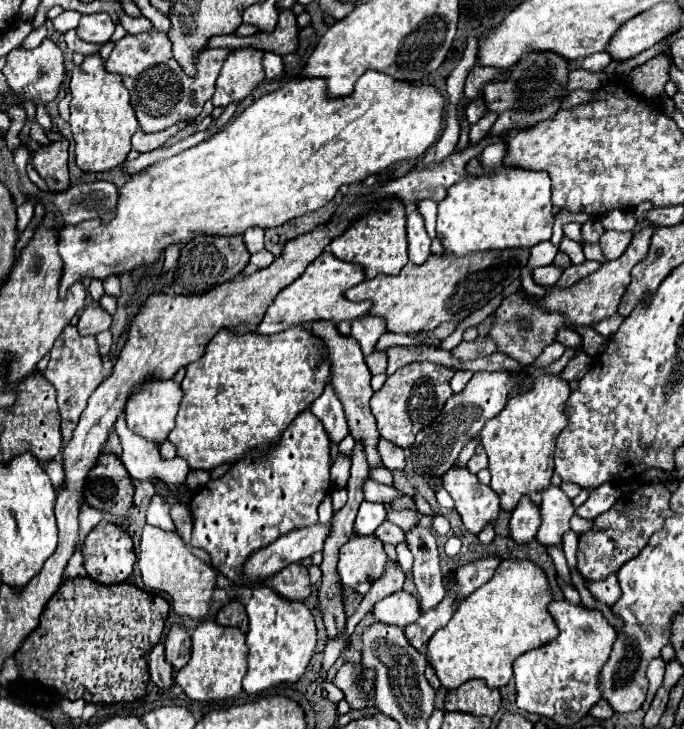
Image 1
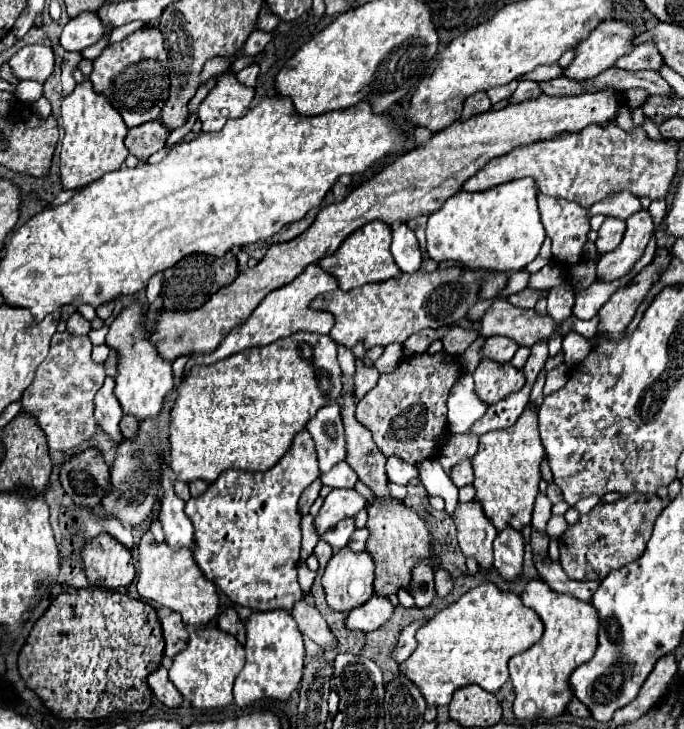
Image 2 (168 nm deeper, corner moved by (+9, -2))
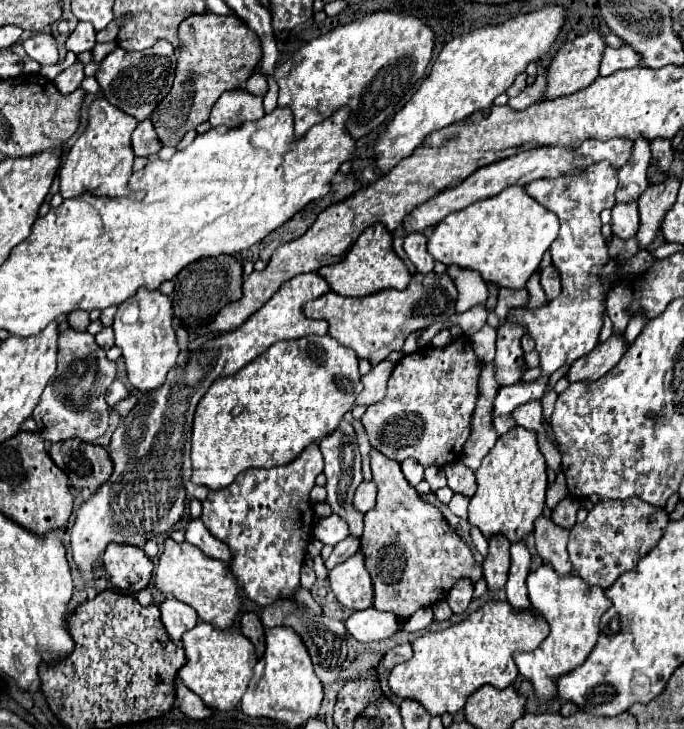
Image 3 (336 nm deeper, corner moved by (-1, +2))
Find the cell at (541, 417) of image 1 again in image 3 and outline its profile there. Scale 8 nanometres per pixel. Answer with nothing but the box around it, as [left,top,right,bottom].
[469,426,547,544]

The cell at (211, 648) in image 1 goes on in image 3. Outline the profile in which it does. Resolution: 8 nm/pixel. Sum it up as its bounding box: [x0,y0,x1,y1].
[179,622,257,712]

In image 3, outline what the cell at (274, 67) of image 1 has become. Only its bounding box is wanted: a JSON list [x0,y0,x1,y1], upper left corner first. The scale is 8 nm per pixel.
[245,72,267,96]

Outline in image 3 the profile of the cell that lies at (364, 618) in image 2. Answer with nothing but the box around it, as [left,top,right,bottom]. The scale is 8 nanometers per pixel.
[345,608,399,642]

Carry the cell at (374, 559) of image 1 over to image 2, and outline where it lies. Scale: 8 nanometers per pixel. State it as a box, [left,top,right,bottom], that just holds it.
[321,546,373,610]

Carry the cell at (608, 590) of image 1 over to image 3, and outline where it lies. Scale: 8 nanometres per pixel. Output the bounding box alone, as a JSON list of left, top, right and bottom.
[535,516,571,574]

